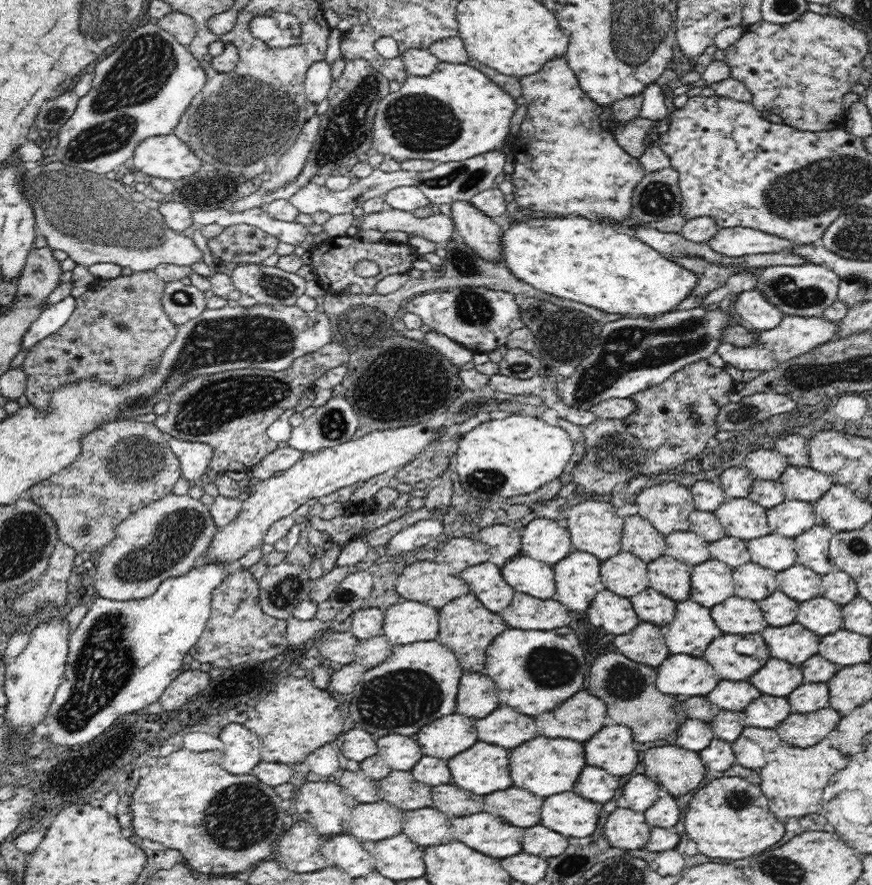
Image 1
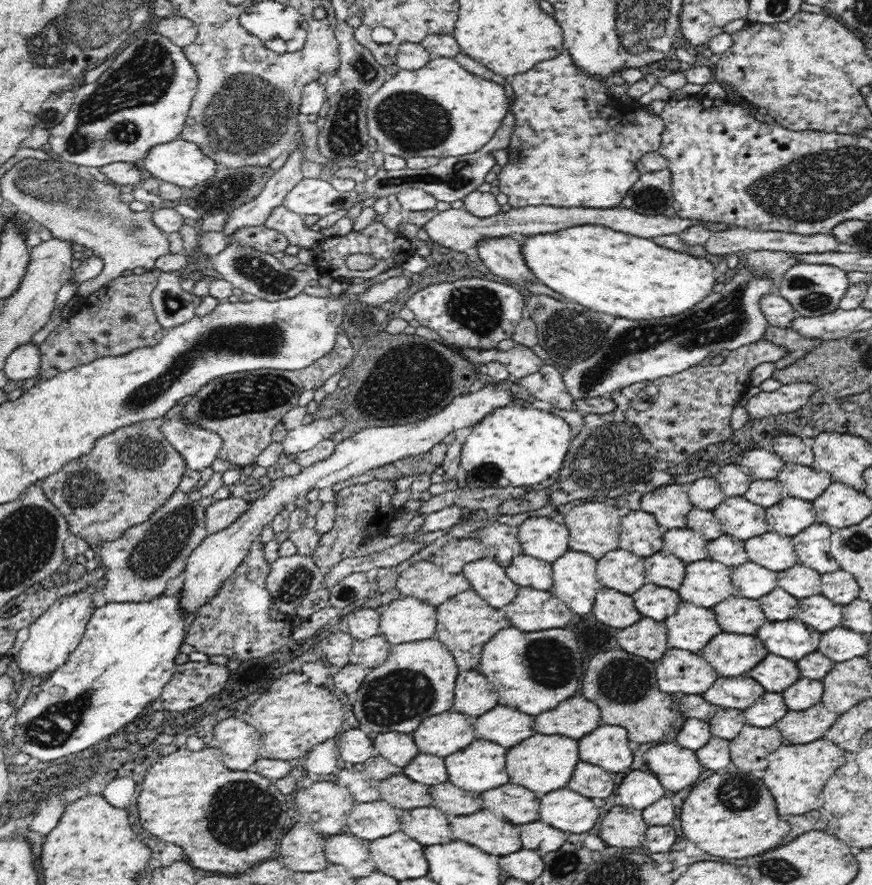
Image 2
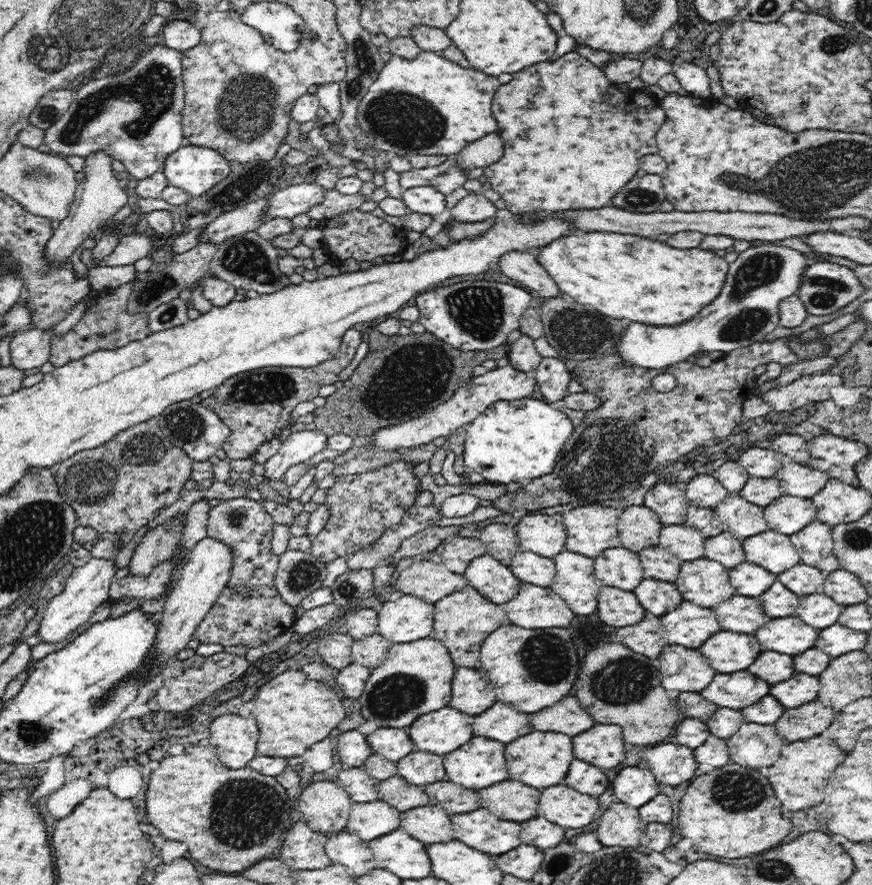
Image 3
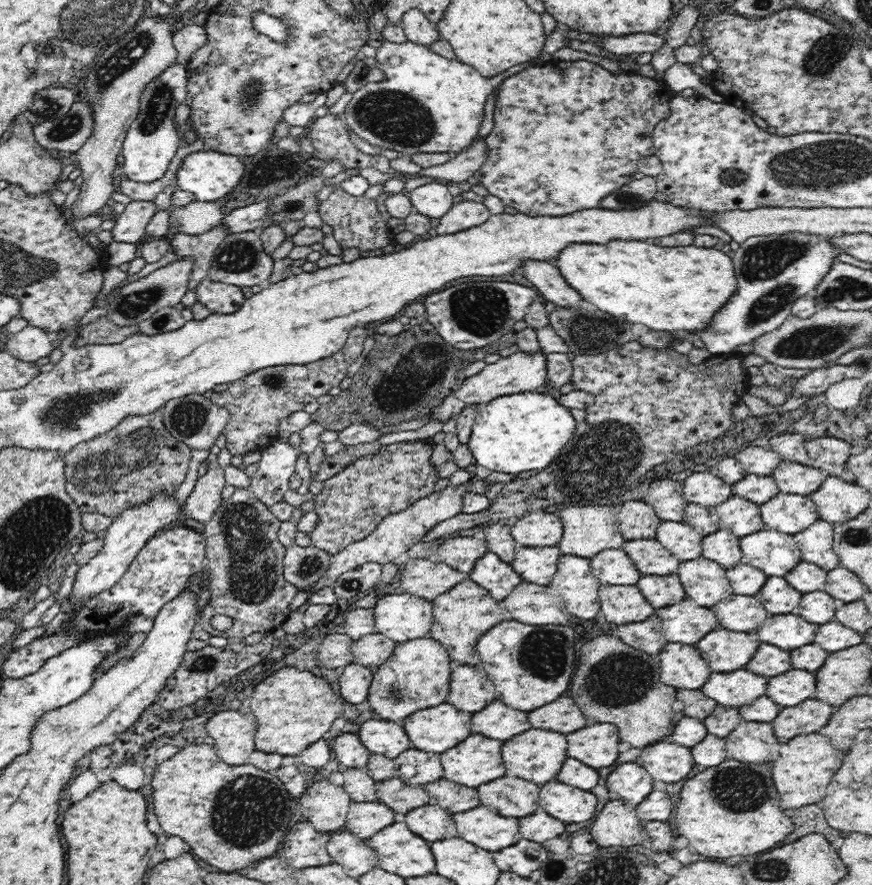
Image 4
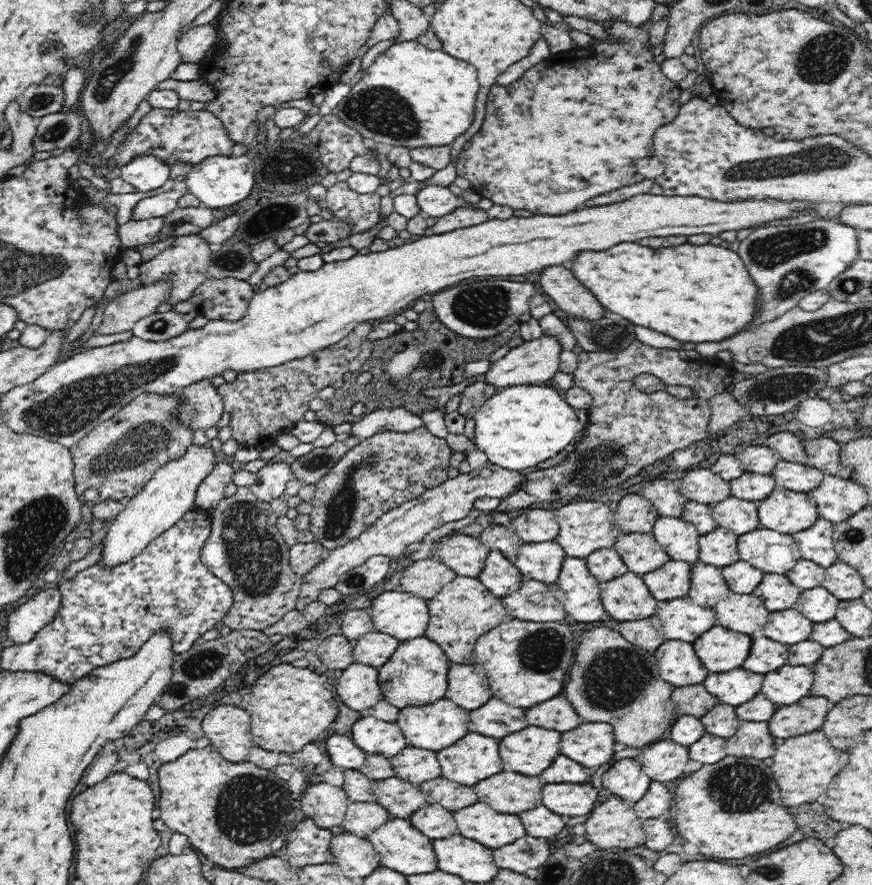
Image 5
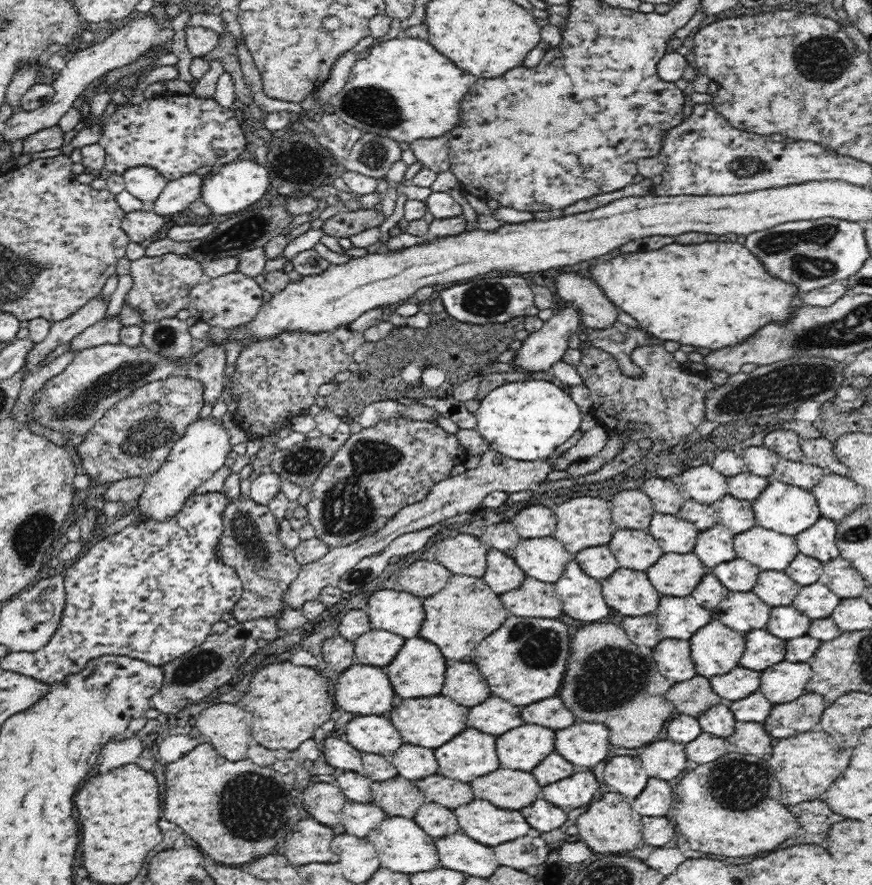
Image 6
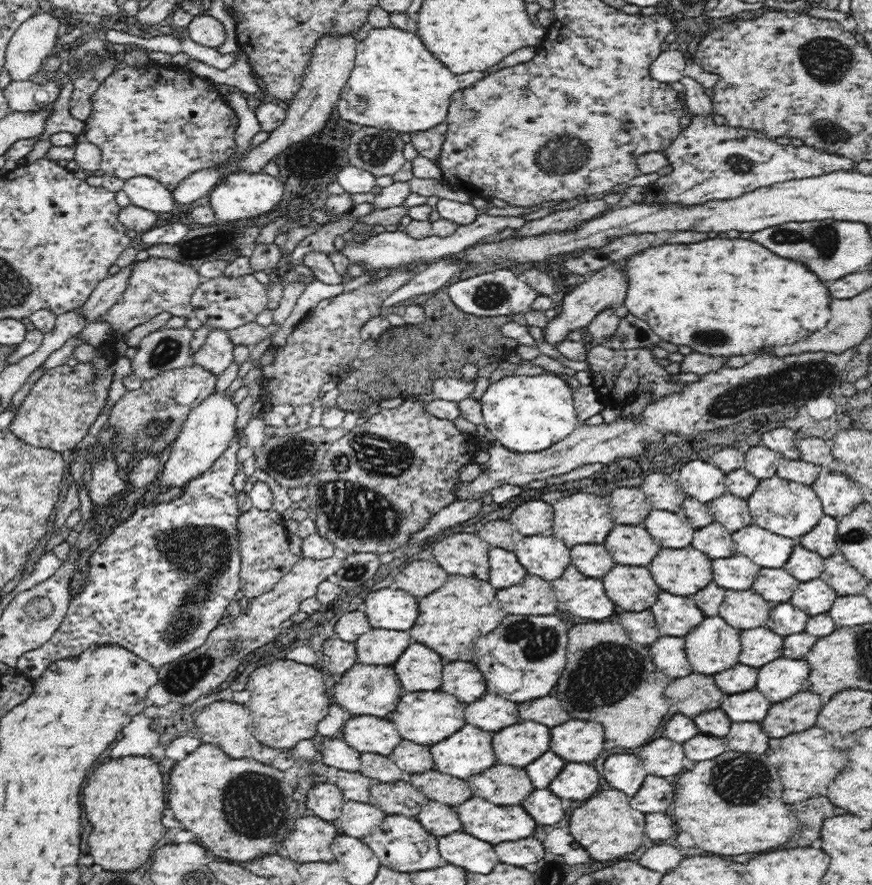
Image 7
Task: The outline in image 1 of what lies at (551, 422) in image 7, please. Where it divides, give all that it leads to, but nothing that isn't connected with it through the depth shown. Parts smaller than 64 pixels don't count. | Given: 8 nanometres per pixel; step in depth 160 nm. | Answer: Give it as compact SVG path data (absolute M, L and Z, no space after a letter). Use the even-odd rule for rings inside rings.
M510 416L504 420L484 422L462 436L455 443L457 460L456 478L462 489L470 496L483 501L490 500L491 496L500 498L514 498L530 495L542 484L558 478L564 472L566 464L570 462L574 450L574 442L562 428L554 428L546 424L540 417Z

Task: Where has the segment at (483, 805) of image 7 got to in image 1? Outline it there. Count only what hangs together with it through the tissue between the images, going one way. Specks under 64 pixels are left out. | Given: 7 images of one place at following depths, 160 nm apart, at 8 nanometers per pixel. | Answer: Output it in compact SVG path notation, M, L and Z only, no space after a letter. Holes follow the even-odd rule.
M480 812L472 816L451 818L454 839L479 853L492 858L508 858L522 852L524 830L516 826L506 826L492 814Z

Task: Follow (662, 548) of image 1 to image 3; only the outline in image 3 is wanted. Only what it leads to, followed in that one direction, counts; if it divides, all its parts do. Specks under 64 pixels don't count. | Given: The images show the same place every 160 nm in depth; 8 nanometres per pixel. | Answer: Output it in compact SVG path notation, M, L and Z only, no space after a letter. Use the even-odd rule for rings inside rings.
M646 505L625 506L617 522L621 546L638 554L644 550L643 548L659 544L662 527L656 511Z

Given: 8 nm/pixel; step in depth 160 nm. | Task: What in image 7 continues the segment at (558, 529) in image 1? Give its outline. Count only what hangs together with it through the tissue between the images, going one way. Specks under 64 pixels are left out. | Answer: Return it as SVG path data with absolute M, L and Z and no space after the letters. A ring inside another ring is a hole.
M540 499L524 502L514 508L508 522L524 537L550 533L553 527L553 506Z

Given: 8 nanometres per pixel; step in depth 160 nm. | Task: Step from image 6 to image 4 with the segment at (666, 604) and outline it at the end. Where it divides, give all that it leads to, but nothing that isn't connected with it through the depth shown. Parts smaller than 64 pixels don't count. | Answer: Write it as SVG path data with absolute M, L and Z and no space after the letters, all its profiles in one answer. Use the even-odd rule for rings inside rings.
M688 598L674 606L656 609L662 622L662 636L666 642L696 644L702 636L720 628L715 612Z

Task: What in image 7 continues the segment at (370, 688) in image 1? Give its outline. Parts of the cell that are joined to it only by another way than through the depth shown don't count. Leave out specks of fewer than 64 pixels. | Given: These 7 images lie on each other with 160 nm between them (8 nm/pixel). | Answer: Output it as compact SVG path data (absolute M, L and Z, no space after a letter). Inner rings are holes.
M412 641L391 666L404 692L426 692L441 688L442 662L440 656L428 646Z

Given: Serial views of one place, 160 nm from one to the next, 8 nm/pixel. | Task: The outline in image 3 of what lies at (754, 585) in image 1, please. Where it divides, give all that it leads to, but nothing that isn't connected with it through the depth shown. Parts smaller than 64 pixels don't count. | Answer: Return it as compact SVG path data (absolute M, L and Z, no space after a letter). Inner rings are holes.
M746 561L729 570L729 581L734 587L734 594L747 597L759 597L774 584L776 575L761 566Z

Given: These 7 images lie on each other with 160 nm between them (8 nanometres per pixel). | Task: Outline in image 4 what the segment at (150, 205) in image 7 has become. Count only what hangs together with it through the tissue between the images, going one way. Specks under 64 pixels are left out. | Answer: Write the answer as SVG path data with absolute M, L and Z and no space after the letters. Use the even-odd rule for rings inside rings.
M171 62L159 76L151 79L140 92L140 110L132 121L123 140L121 154L124 156L123 170L125 178L136 182L154 182L162 178L166 168L180 145L180 132L174 120L176 108L187 100L186 85L188 83L188 68L180 62Z

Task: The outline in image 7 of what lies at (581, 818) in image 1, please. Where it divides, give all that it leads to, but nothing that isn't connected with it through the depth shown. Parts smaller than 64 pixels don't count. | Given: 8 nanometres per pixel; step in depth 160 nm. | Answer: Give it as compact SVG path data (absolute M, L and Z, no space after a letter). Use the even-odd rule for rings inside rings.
M569 762L550 783L548 789L558 798L585 801L598 790L600 775L591 763Z

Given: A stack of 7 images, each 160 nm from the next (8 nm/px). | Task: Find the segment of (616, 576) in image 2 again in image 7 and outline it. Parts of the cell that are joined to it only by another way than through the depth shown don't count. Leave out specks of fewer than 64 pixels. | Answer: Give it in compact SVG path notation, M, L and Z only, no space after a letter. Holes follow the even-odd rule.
M582 543L570 550L571 563L590 578L602 578L615 565L604 544Z

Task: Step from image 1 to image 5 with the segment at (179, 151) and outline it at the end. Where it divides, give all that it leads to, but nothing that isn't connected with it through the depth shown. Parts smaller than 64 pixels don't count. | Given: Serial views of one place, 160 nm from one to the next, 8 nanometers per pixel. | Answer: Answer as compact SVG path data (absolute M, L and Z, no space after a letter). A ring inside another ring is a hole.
M249 154L234 157L218 155L204 158L198 164L192 164L185 175L186 192L199 198L200 204L207 208L223 208L244 200L254 186L254 163Z

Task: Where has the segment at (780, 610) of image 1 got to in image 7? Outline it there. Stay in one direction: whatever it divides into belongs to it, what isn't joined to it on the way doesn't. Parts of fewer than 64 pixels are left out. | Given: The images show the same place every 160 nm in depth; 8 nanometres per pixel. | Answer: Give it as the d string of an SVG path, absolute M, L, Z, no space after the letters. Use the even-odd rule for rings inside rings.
M784 567L761 568L751 588L764 600L778 604L789 602L800 583Z

